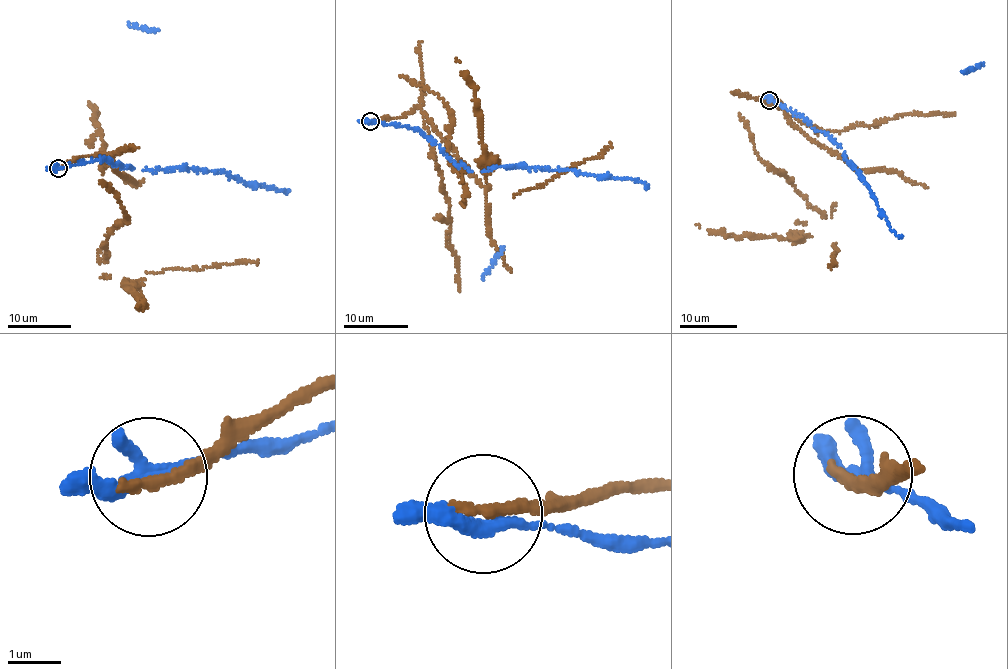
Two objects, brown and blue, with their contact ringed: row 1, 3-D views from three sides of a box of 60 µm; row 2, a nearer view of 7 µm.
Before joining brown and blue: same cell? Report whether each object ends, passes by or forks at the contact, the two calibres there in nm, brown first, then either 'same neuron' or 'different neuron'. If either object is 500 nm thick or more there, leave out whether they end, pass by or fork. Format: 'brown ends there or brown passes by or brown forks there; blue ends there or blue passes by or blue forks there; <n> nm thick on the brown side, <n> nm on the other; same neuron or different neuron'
brown ends there; blue passes by; 280 nm thick on the brown side, 320 nm on the other; different neuron

